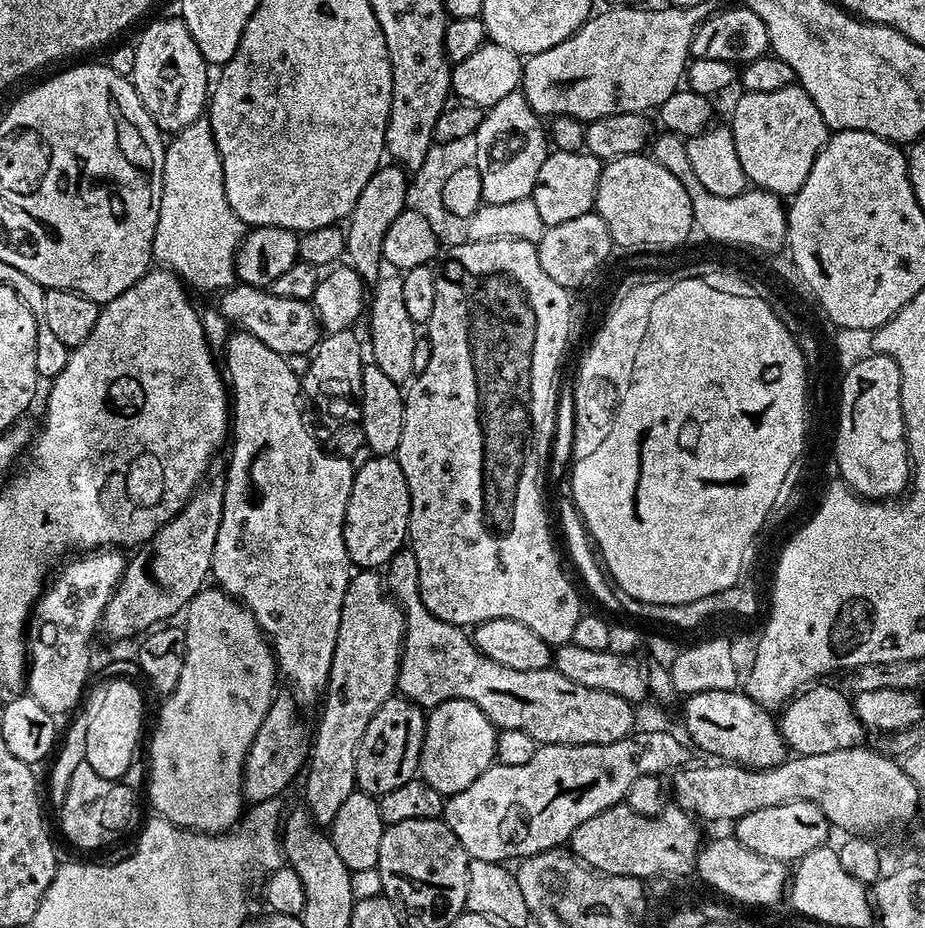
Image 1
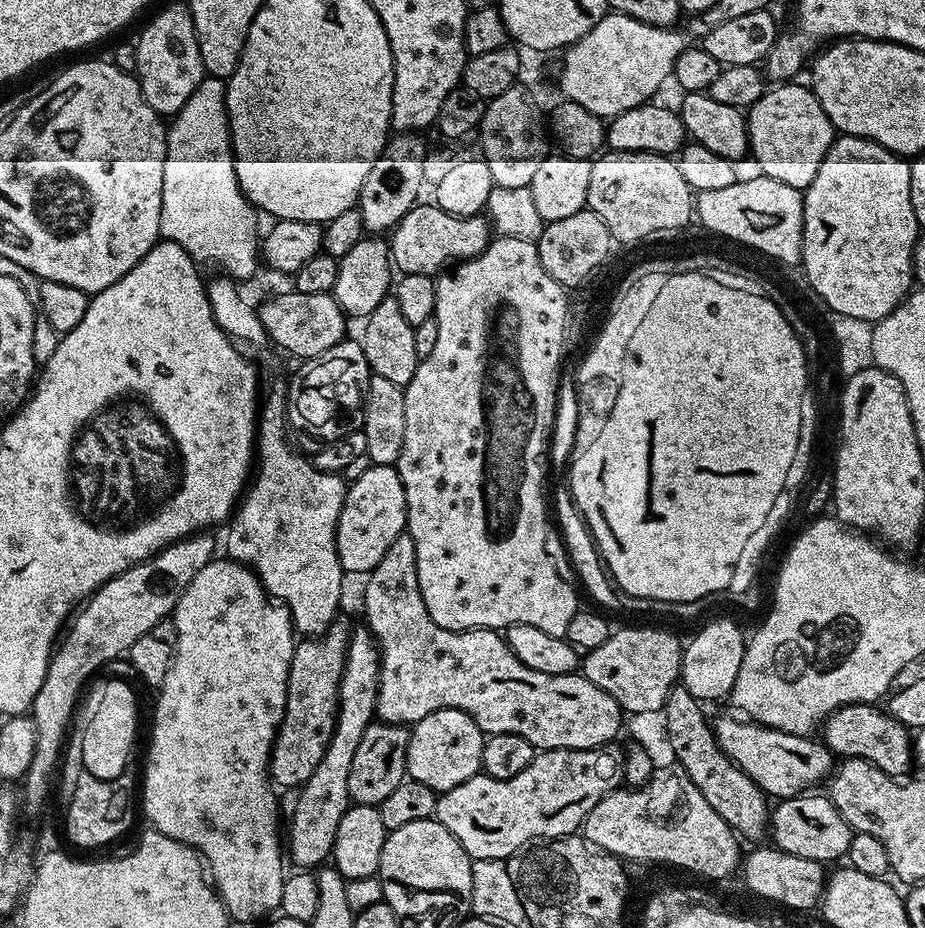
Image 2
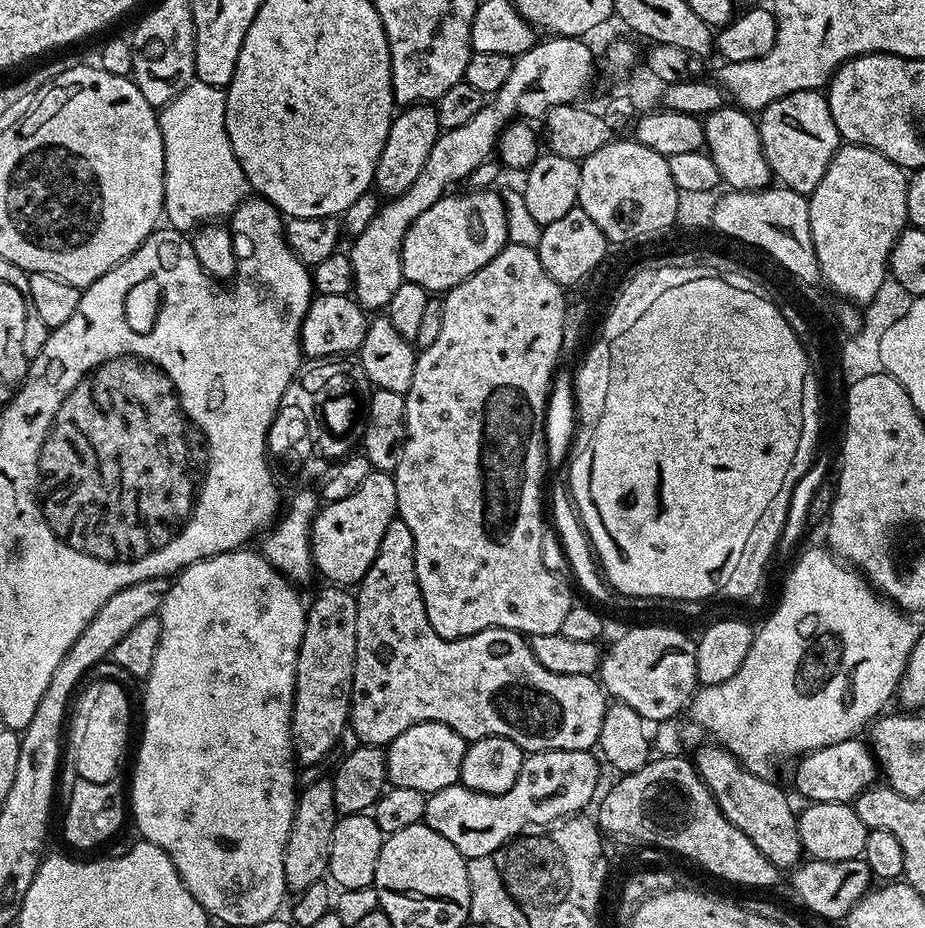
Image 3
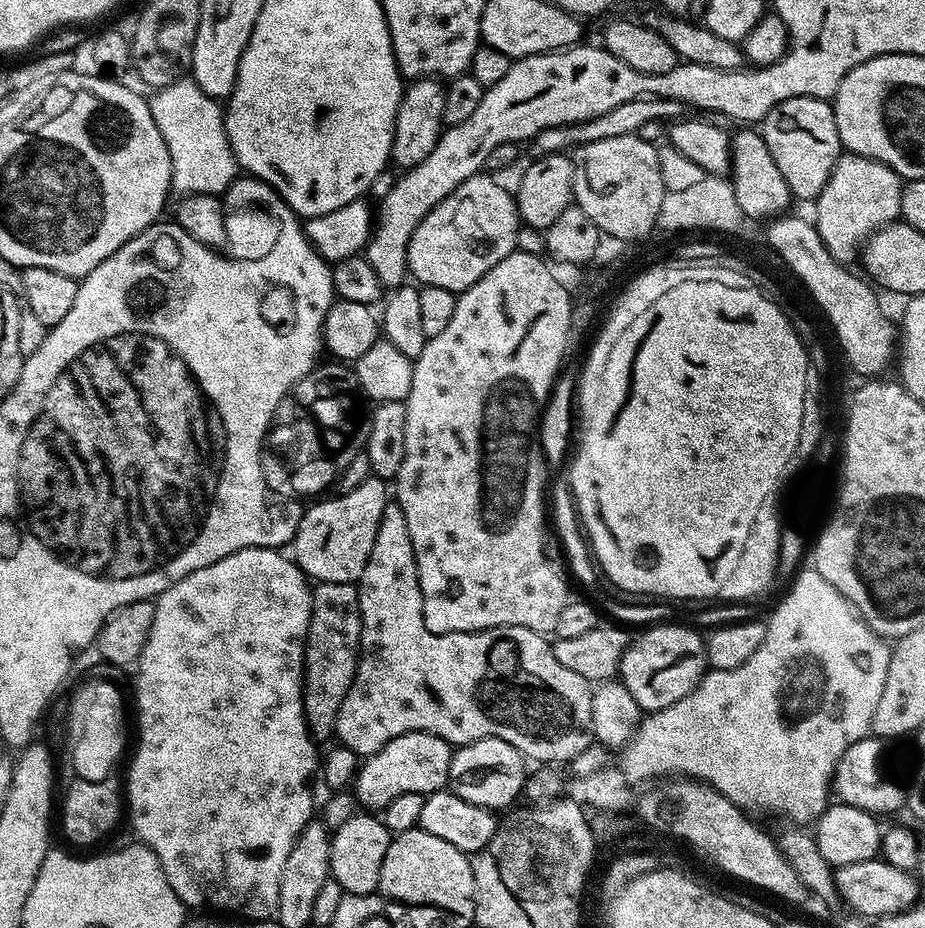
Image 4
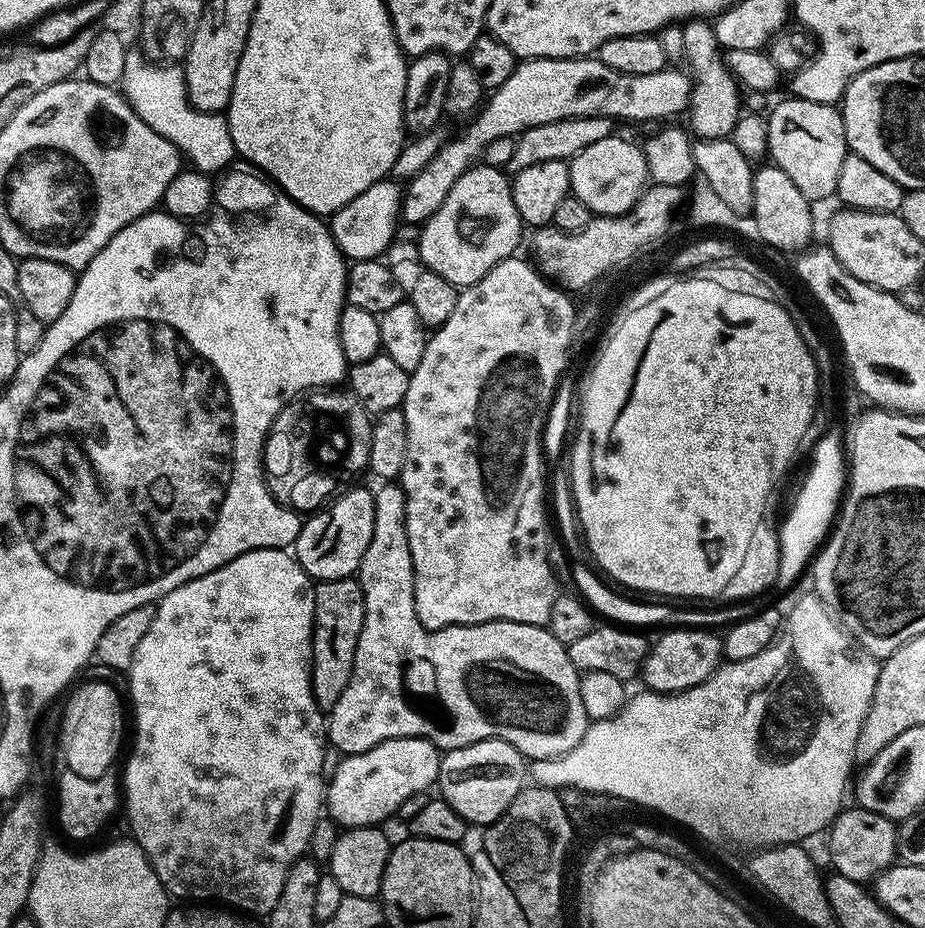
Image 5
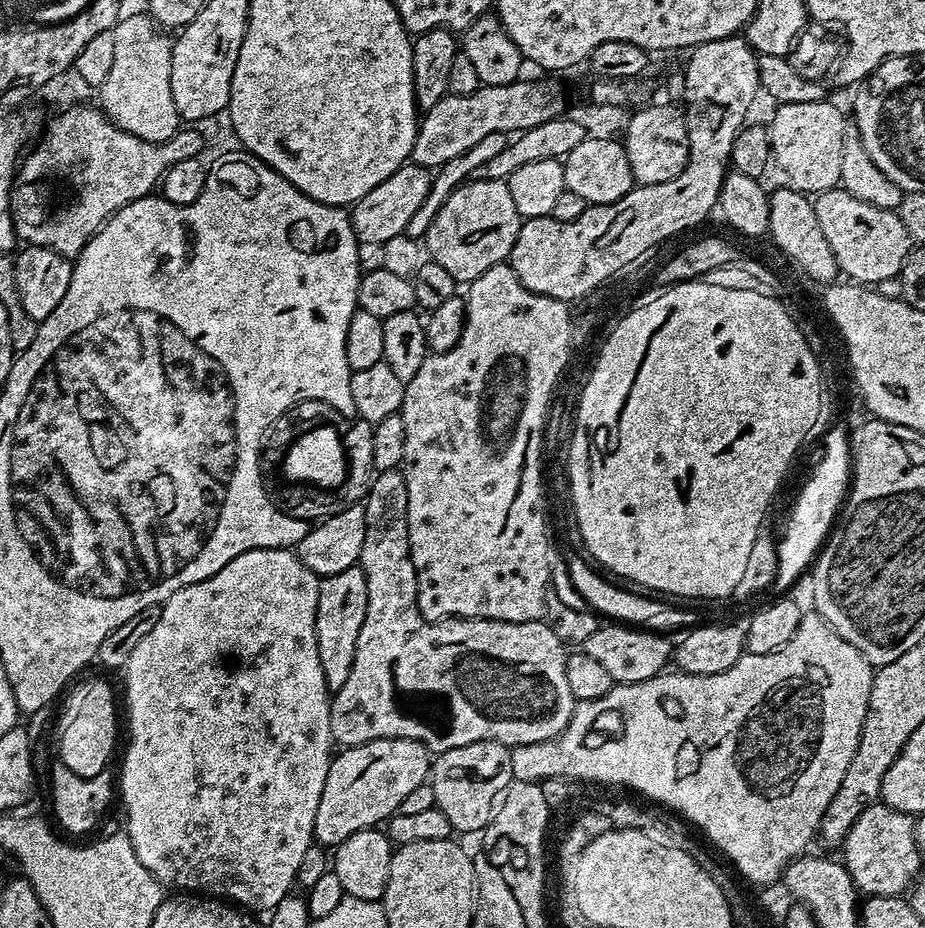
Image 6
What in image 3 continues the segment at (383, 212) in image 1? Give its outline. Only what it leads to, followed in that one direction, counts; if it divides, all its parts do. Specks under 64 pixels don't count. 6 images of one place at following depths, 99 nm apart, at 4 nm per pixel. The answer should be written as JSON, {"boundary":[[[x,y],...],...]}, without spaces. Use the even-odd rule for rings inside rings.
{"boundary":[[[421,102],[401,107],[393,115],[386,142],[382,146],[382,154],[376,163],[375,191],[381,197],[393,198],[410,190],[414,178],[422,174],[422,166],[426,166],[426,158],[430,158],[430,150],[434,150],[434,142],[438,142],[441,131],[438,114],[431,103]]]}

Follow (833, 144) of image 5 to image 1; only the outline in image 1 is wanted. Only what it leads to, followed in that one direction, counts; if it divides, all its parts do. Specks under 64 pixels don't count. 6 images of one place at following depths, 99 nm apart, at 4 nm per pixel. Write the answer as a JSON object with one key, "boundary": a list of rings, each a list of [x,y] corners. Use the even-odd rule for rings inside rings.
{"boundary":[[[799,86],[770,90],[770,94],[740,94],[732,108],[730,127],[745,181],[781,198],[795,196],[806,182],[830,135],[818,106],[814,106],[810,94]]]}

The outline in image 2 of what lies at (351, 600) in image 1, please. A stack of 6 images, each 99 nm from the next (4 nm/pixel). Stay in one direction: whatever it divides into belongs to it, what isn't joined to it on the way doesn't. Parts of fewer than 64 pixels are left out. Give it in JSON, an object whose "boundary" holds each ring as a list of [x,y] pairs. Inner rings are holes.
{"boundary":[[[357,627],[348,643],[346,666],[340,683],[336,725],[330,738],[330,746],[326,746],[326,754],[322,754],[322,762],[318,762],[314,774],[310,774],[308,781],[300,787],[294,818],[286,824],[286,852],[290,860],[292,855],[292,860],[296,863],[293,865],[297,869],[315,869],[332,855],[334,834],[338,834],[338,822],[342,822],[342,814],[346,814],[350,807],[350,765],[354,762],[354,753],[358,751],[358,742],[362,742],[362,734],[366,734],[368,725],[373,723],[376,716],[379,685],[380,652],[376,648],[376,640],[367,627]]]}

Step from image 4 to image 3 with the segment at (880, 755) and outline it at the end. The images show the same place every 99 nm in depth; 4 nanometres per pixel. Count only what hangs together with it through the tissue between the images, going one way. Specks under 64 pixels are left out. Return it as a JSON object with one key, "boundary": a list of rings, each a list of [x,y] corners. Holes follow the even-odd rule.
{"boundary":[[[853,738],[834,742],[834,746],[819,748],[807,753],[795,761],[796,773],[792,776],[792,784],[805,796],[805,801],[825,804],[846,804],[855,801],[878,780],[878,765],[872,749],[863,739]]]}

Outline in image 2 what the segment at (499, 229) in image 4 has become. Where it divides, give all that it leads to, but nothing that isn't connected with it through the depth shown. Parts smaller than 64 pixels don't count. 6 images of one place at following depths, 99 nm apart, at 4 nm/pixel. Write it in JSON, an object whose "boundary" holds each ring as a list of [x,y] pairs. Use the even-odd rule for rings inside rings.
{"boundary":[[[417,203],[408,213],[396,223],[390,233],[390,255],[395,271],[400,274],[426,274],[435,277],[443,273],[449,266],[462,260],[474,258],[490,243],[490,225],[483,215],[455,216],[440,209],[435,203]]]}

